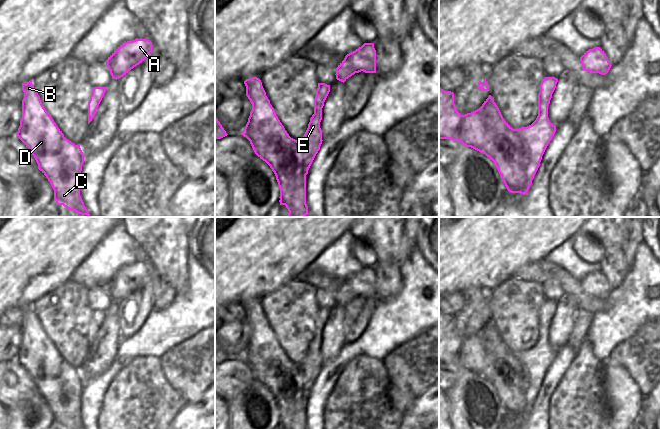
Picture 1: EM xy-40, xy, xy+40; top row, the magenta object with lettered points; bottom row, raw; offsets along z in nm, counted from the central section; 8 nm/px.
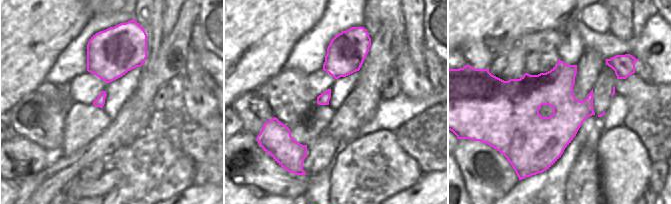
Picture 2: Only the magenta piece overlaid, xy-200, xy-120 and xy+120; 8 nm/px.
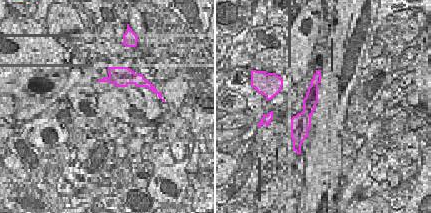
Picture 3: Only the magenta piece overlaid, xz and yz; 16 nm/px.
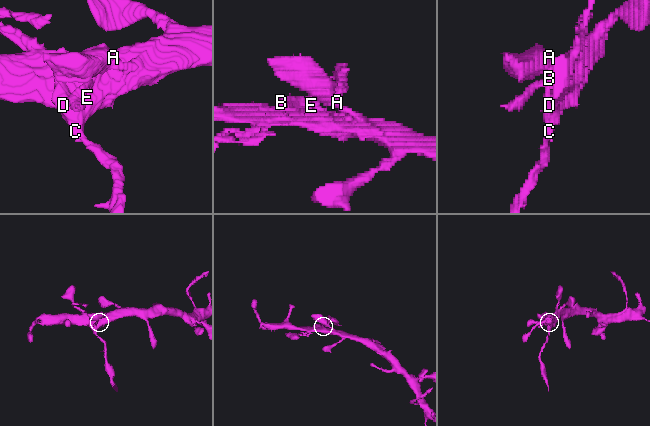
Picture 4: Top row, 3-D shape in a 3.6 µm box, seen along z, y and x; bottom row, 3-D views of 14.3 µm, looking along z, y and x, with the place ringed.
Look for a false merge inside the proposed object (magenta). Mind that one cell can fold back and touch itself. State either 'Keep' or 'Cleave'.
Cleave.

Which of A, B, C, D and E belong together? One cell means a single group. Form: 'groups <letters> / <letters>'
groups A B E / C D

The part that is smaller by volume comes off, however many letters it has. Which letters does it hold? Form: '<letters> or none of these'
C, D

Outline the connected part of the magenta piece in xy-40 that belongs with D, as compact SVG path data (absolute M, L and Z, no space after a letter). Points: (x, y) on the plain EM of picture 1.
M48 338L45 347L34 348L32 360L23 367L34 380L38 393L50 406L56 429L84 429L80 420L82 386L45 379L49 375L56 375L56 370L62 368L63 362L64 358Z

